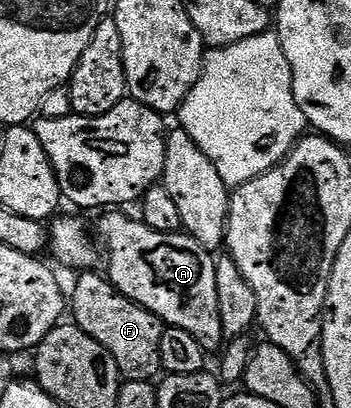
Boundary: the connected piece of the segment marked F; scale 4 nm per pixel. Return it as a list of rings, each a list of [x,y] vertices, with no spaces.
[[[85,269],[78,274],[81,276],[73,287],[73,295],[71,291],[72,322],[81,327],[83,333],[99,341],[99,345],[103,345],[111,357],[115,357],[115,365],[126,380],[134,379],[144,383],[156,380],[163,371],[161,338],[166,324],[140,303],[132,303],[128,297],[119,294],[104,274],[96,275],[97,273],[96,270]]]

